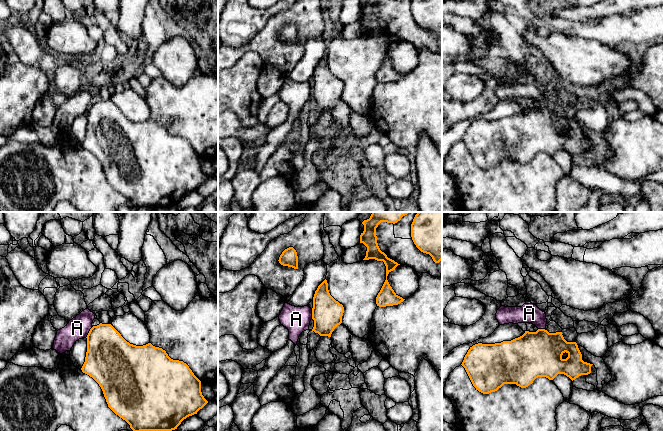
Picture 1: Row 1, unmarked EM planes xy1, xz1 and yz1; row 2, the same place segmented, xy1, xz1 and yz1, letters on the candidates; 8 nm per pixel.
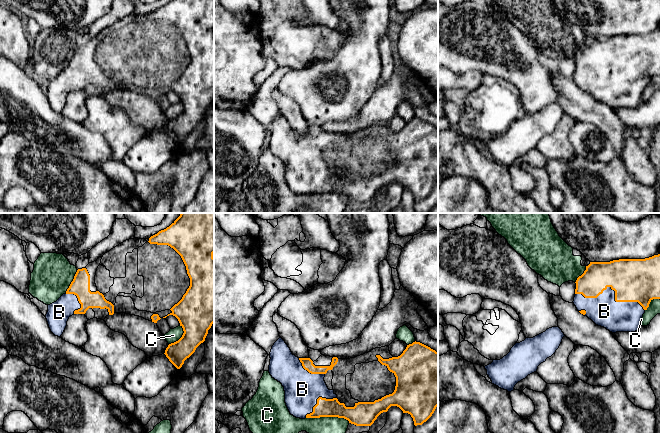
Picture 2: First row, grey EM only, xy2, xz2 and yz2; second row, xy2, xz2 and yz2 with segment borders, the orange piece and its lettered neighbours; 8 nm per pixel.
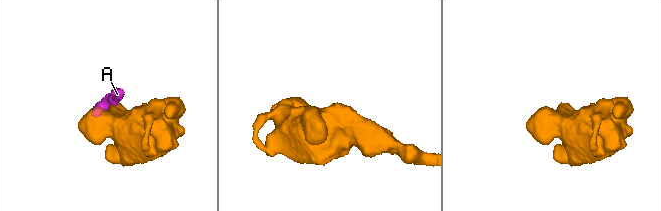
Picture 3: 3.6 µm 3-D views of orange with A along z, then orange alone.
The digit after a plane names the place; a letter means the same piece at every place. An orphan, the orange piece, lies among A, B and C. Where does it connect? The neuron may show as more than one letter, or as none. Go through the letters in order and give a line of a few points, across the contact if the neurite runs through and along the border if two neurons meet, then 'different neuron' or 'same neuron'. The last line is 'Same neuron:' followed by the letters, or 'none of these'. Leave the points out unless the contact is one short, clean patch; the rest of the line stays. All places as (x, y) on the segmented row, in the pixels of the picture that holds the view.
A: line xy1 (92, 327), (85, 337); different neuron
B: same neuron
C: different neuron
Same neuron: B

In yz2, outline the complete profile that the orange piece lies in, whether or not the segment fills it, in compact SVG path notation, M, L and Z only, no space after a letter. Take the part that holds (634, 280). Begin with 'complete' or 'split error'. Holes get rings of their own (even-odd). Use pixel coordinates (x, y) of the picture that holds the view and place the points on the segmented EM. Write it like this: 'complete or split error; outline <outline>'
split error; outline M660 254L645 259L590 262L576 280L574 305L596 325L612 333L635 332L653 299L660 299Z

